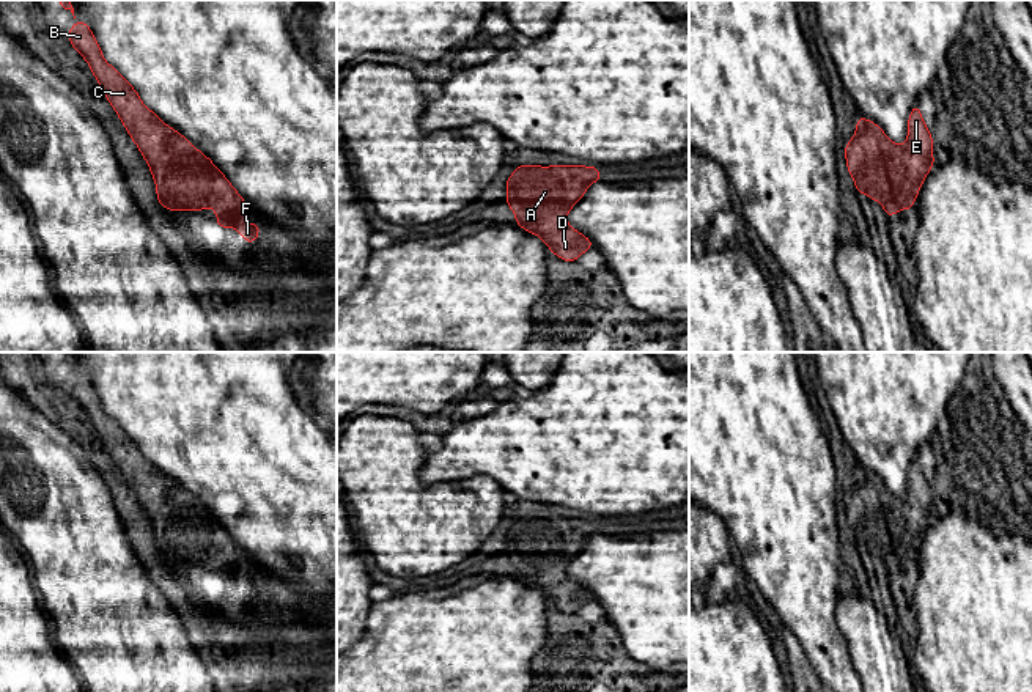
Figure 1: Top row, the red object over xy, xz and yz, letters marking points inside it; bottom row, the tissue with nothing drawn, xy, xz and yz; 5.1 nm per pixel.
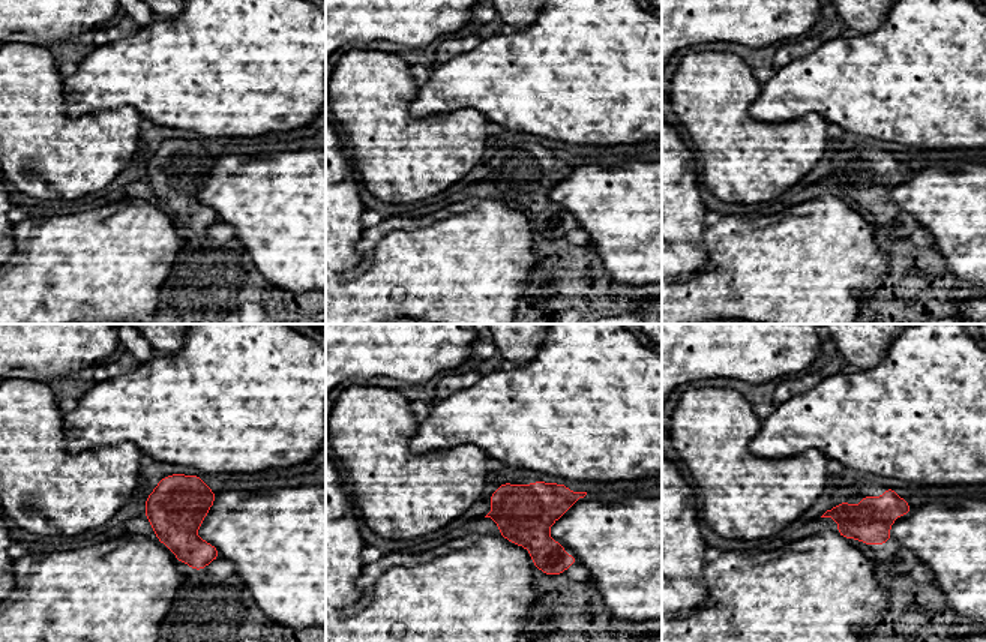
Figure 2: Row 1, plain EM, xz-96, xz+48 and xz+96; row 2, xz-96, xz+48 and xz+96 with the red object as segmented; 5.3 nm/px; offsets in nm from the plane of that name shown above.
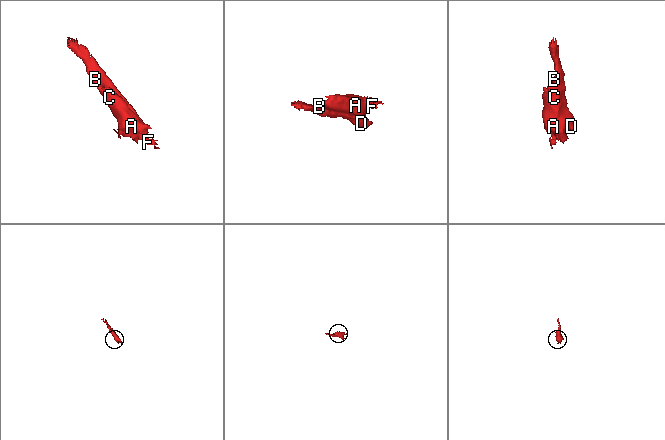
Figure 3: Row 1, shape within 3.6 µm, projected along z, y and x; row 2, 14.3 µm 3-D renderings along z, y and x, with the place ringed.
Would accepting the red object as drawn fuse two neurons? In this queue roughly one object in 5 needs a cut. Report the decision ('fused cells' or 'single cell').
single cell

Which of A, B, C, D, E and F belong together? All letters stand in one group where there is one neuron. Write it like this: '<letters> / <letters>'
A B C D E F

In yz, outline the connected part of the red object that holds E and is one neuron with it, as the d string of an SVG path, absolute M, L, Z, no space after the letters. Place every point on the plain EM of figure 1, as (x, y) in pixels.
M919 456L912 458L903 499L890 494L876 475L857 467L854 489L845 499L856 544L881 555L887 571L901 561L912 561L934 517L933 499Z

